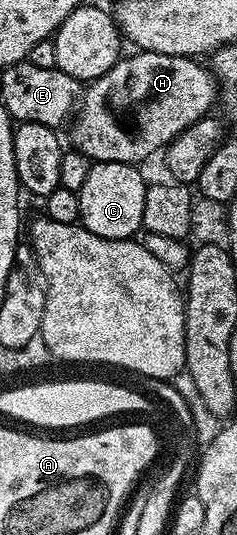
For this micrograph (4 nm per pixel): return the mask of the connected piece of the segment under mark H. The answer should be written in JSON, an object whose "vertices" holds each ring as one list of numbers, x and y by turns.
{"vertices":[[133,51,133,54,122,56,121,60,115,63,115,67,111,67,111,71,107,71,107,75,103,75,99,79,88,82,83,89,83,100,80,102,79,108,76,110,75,116,72,118,71,126,73,130,70,131,69,137,72,148,78,149,83,155,87,155,90,161,96,163,99,161,114,161,115,163,127,163,128,165,137,165,148,159,152,153,160,154,166,145,169,145,175,138,183,131,187,131,187,127,199,120,199,118,206,116,210,112,209,109,219,97,219,86,210,70,201,66,200,60,192,57,176,57,175,55,159,55,158,53,146,53,144,51]]}

